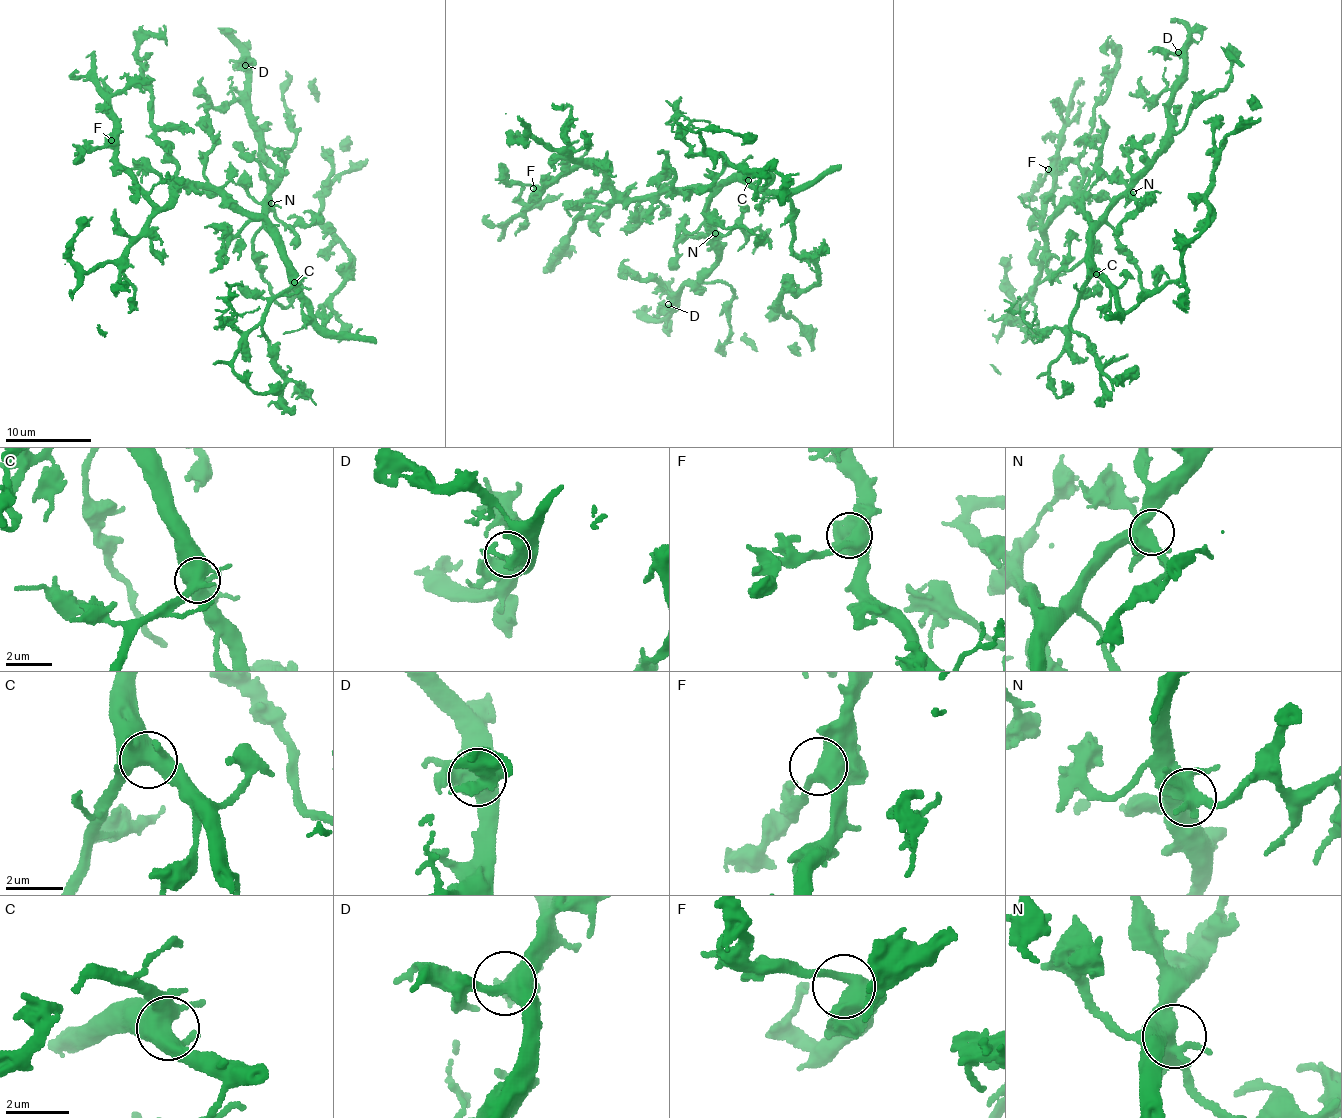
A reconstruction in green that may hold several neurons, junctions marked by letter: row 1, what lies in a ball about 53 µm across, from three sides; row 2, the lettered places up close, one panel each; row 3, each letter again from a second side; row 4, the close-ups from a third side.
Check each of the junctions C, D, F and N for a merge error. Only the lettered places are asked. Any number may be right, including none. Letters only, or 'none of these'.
none of these

